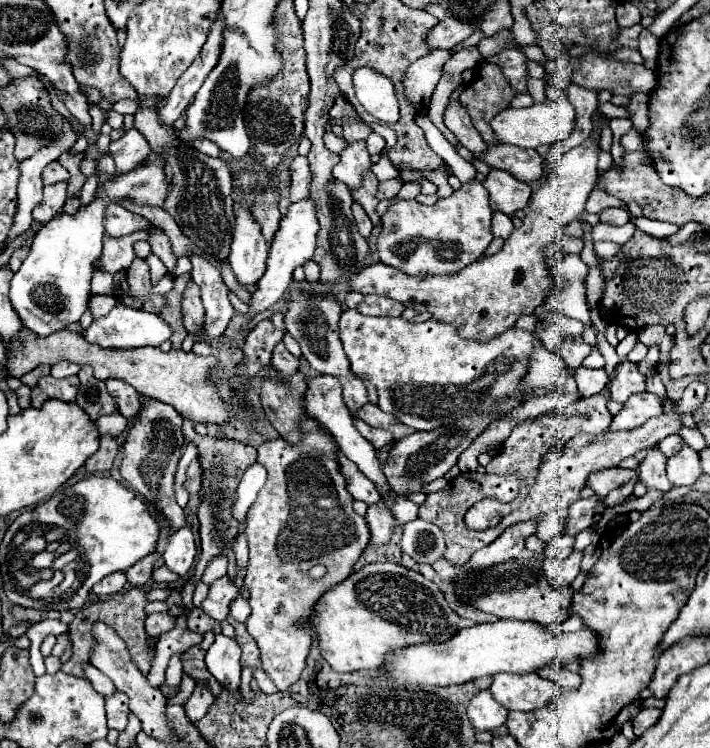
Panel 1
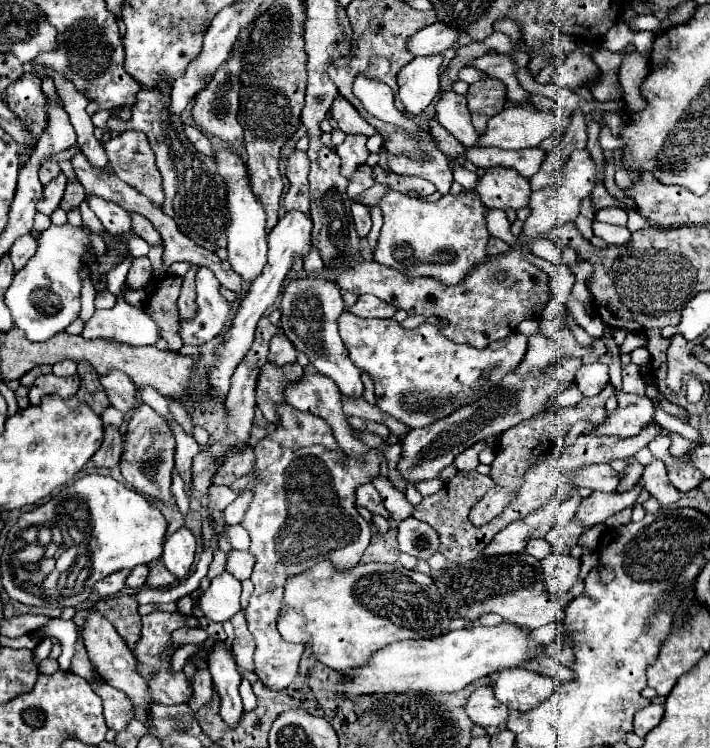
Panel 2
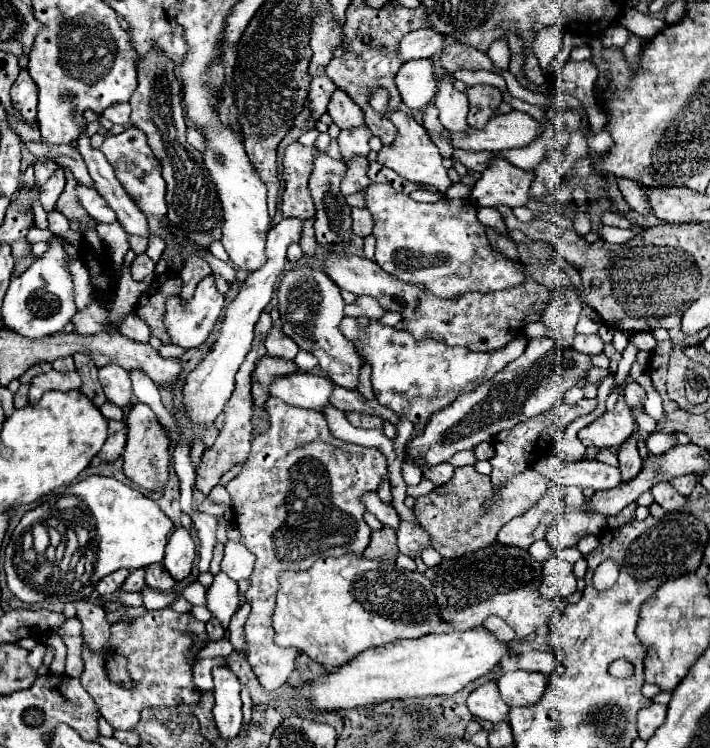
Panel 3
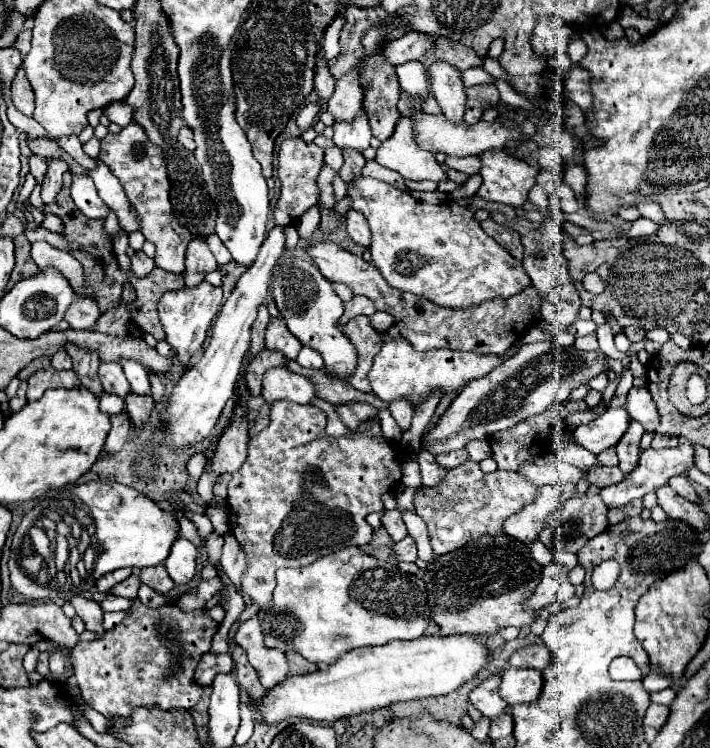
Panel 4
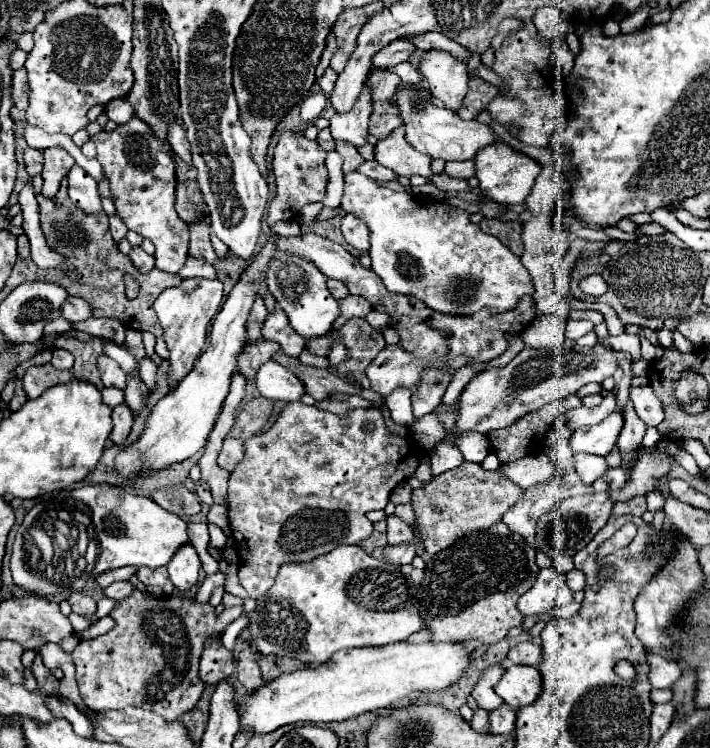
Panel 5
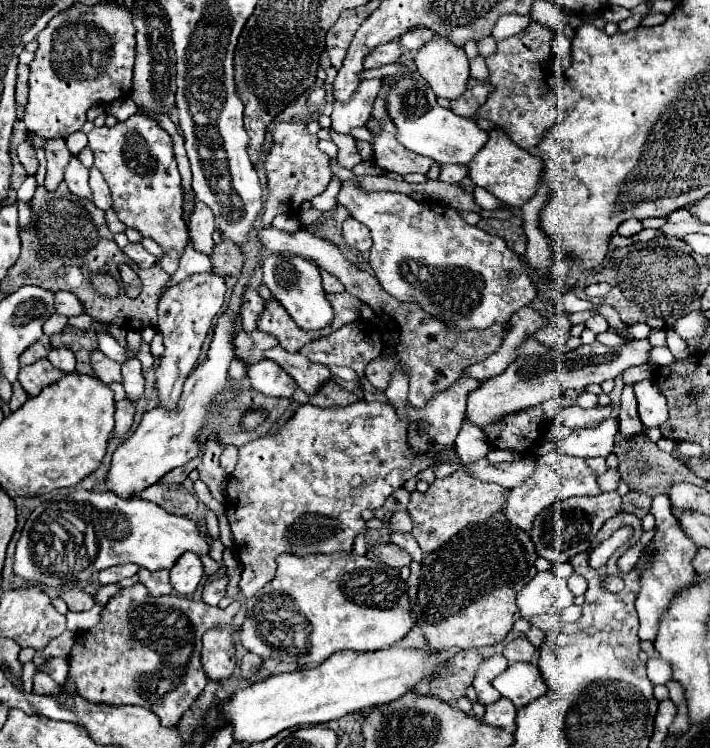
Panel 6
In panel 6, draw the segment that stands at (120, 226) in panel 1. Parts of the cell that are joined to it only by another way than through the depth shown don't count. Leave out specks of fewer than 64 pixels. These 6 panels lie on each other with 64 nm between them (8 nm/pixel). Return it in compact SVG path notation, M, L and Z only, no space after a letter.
M72 158L70 166L66 166L64 180L72 192L72 196L80 200L92 200L92 190L88 184L88 170L80 164L78 158Z

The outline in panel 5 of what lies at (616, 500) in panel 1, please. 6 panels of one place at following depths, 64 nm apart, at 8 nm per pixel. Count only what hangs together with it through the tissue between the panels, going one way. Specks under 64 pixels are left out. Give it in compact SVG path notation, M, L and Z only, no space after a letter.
M628 400L628 404L624 406L624 430L620 432L620 438L618 438L618 448L620 448L620 454L622 454L622 462L630 462L634 456L636 456L636 448L640 446L642 438L644 438L644 432L646 432L646 426L644 422L640 422L640 418L636 416L636 412L632 410L632 402Z

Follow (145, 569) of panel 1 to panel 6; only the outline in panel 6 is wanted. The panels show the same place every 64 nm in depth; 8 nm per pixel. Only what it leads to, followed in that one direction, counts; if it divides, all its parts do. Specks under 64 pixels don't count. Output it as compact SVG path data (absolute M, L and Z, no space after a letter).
M108 584L108 586L102 586L98 592L96 592L96 602L100 602L100 604L106 604L110 598L114 598L116 594L120 594L120 586L118 584Z

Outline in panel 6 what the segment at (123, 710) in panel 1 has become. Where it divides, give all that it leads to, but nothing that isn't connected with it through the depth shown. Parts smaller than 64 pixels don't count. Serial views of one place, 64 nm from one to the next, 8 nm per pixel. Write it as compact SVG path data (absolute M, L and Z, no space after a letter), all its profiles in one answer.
M140 582L128 586L106 604L98 626L76 634L76 644L68 656L70 678L76 682L78 694L88 702L106 706L126 706L126 704L144 706L152 710L164 726L176 726L182 714L196 702L198 694L204 690L208 682L200 666L204 632L214 626L230 624L240 606L242 606L240 602L232 602L228 608L222 610L218 606L208 606L202 600L178 594L154 598Z

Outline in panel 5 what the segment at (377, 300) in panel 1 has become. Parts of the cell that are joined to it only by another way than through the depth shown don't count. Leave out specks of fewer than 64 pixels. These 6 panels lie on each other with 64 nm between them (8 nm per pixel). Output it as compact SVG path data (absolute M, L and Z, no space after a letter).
M348 296L348 298L338 300L338 302L340 302L340 310L342 310L342 314L340 314L340 318L334 322L336 330L338 330L340 326L344 326L350 318L366 316L366 314L372 310L370 302L368 302L366 298L362 298L362 296Z

